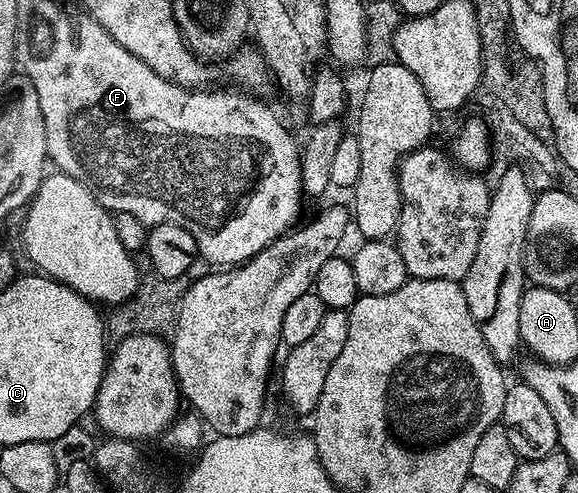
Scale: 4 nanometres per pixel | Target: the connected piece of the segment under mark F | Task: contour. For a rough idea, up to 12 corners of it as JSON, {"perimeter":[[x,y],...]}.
{"perimeter":[[83,18],[33,52],[48,160],[239,266],[301,219],[298,140]]}

